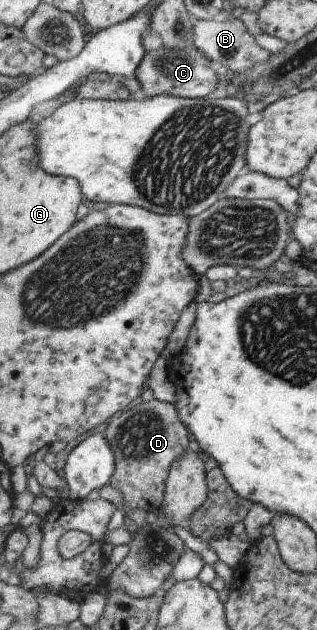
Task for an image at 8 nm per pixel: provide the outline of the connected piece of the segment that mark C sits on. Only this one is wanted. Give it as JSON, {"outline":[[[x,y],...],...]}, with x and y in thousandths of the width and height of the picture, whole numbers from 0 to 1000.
{"outline":[[[508,71],[495,79],[464,83],[426,121],[445,130],[464,156],[549,151],[584,157],[637,157],[685,144],[691,133],[678,111],[653,105],[659,97],[666,95],[615,73],[558,81]]]}

